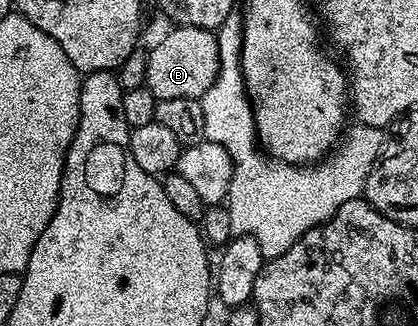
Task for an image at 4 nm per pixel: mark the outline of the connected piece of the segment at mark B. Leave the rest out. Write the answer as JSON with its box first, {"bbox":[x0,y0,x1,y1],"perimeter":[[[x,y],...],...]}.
{"bbox":[145,26,220,101],"perimeter":[[[174,26],[171,29],[154,49],[149,49],[146,57],[148,74],[145,87],[159,101],[164,98],[197,100],[206,93],[208,86],[212,86],[212,82],[216,82],[216,74],[220,70],[218,37],[208,28]]]}

